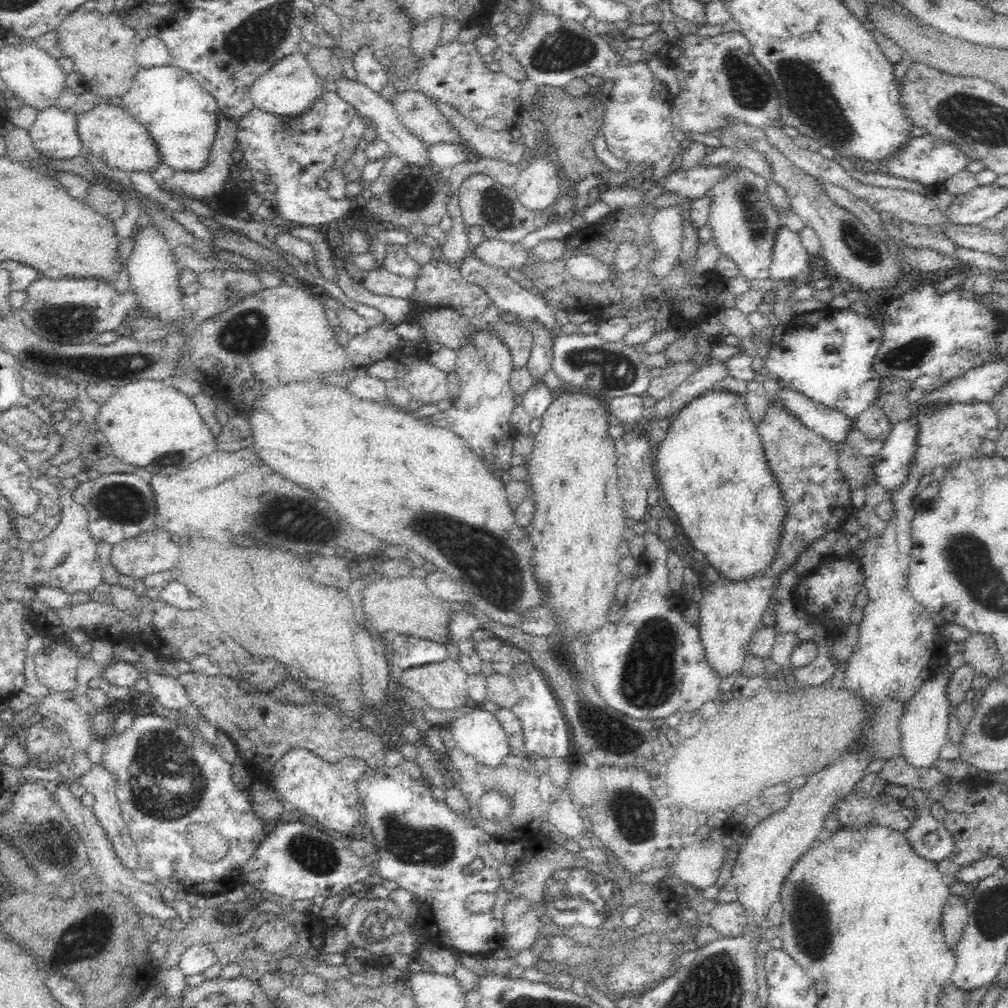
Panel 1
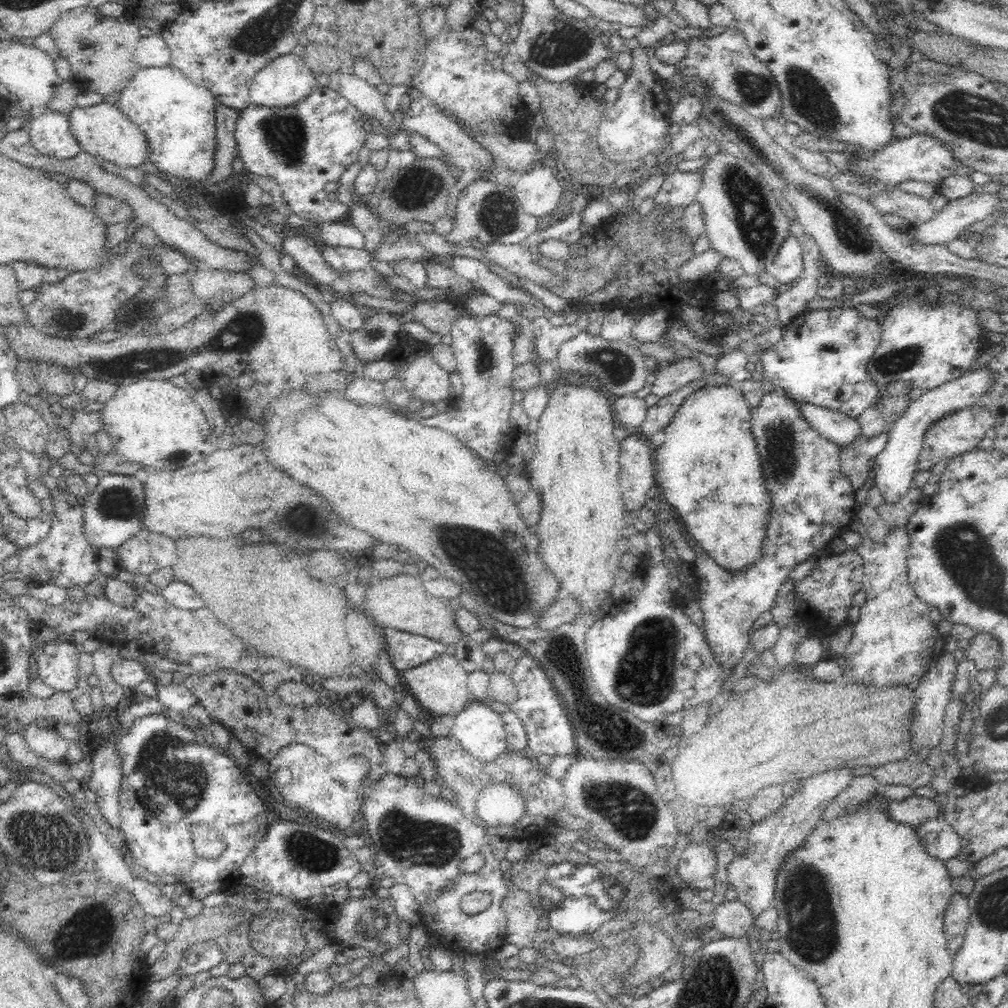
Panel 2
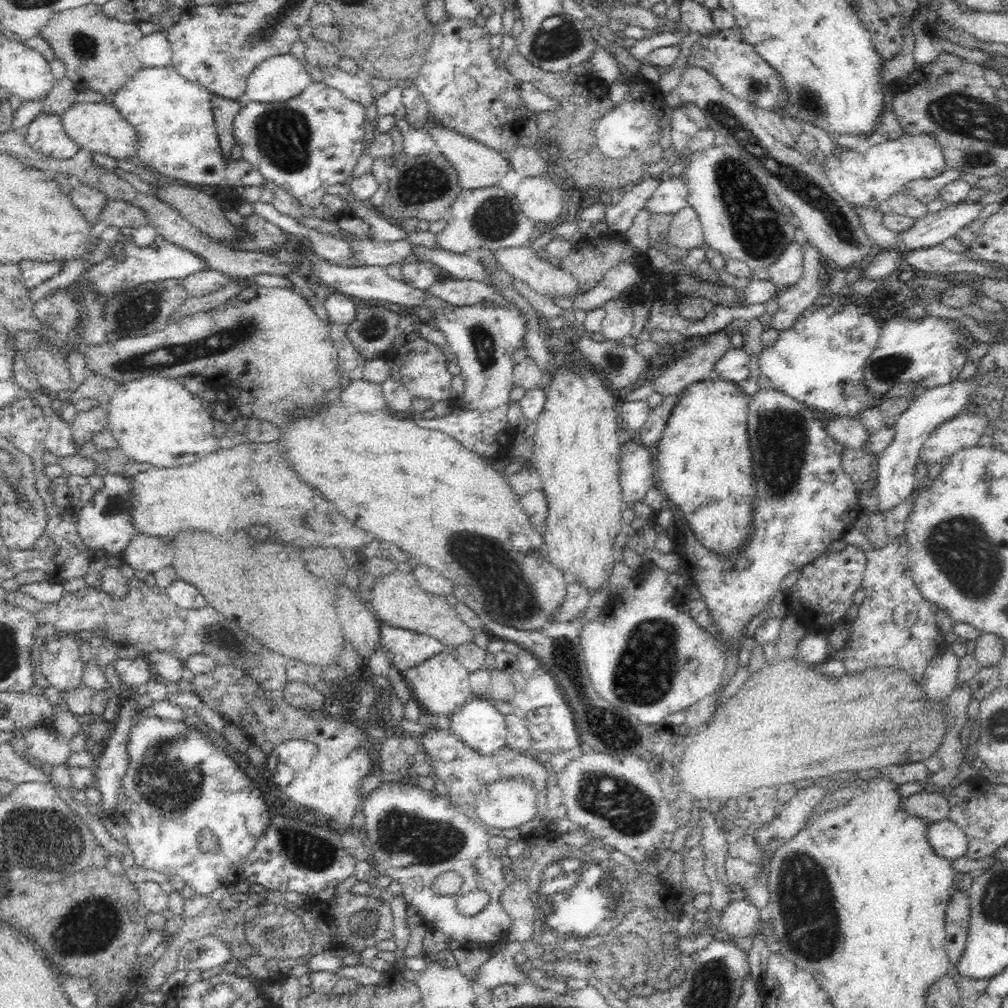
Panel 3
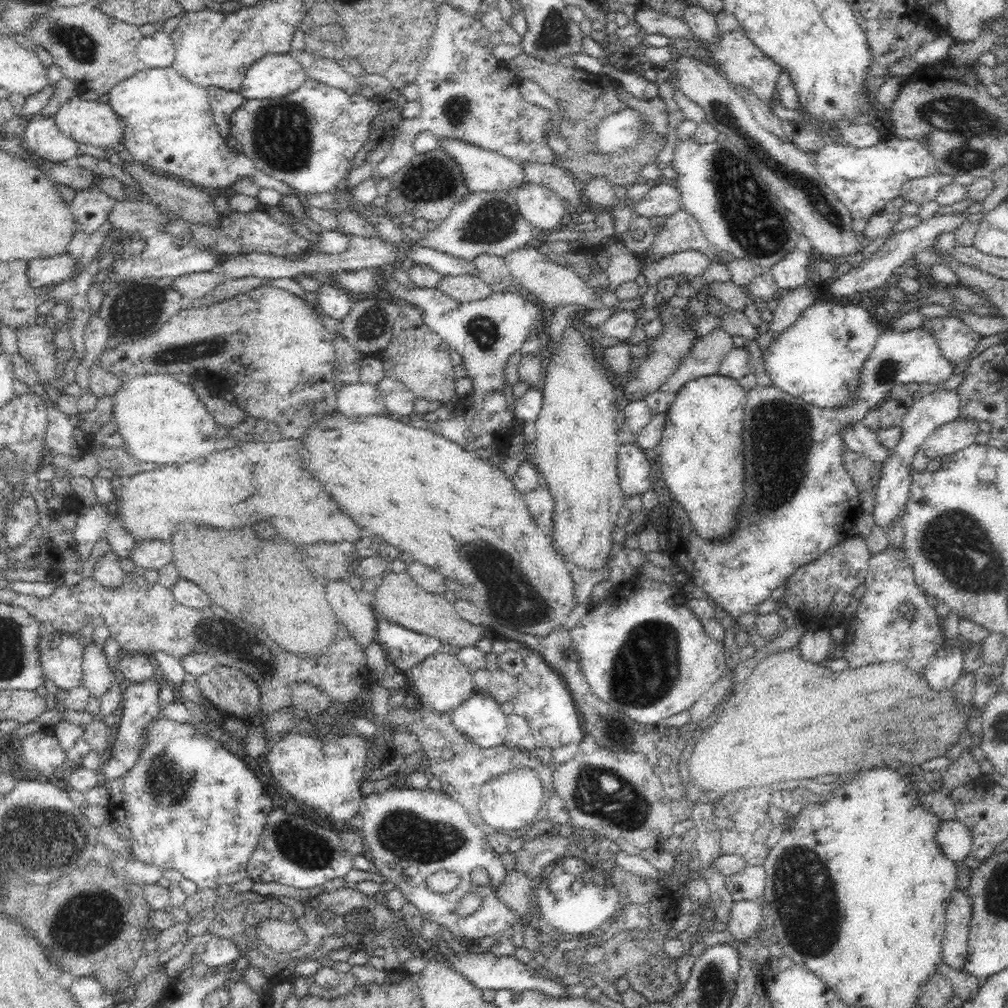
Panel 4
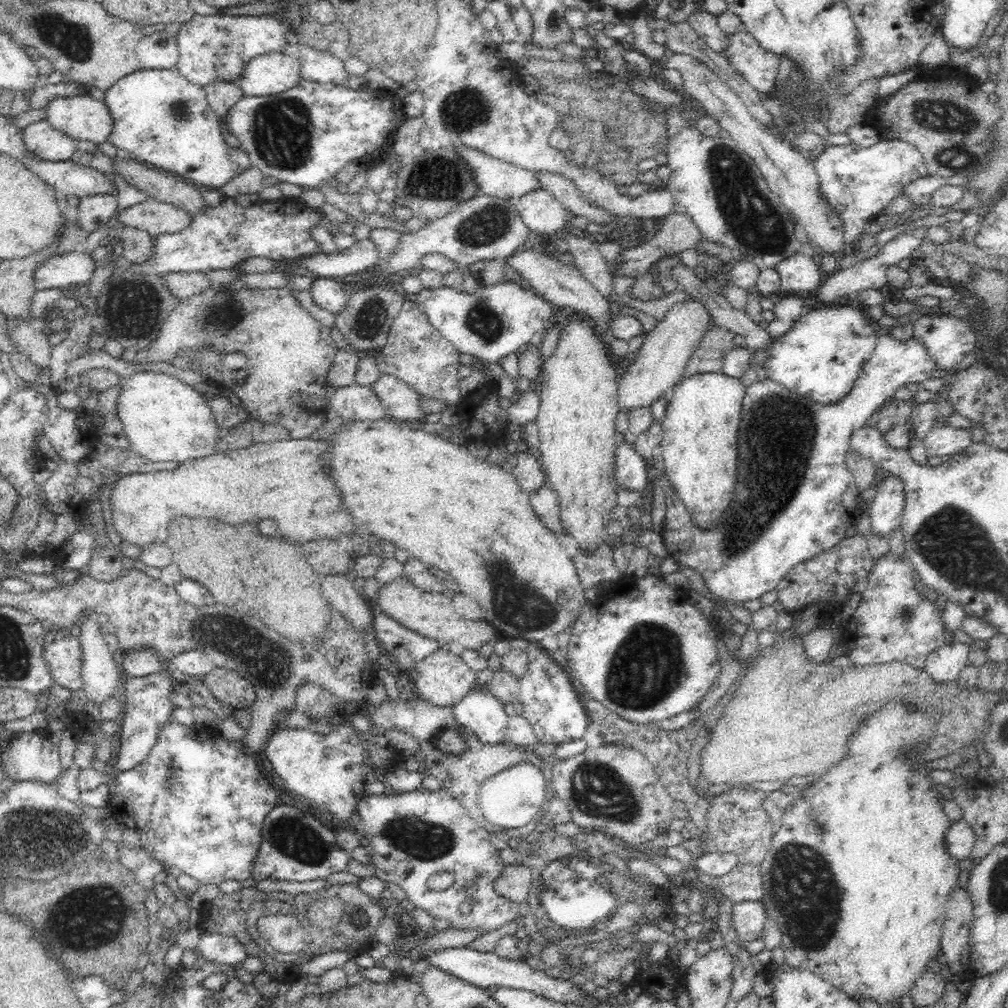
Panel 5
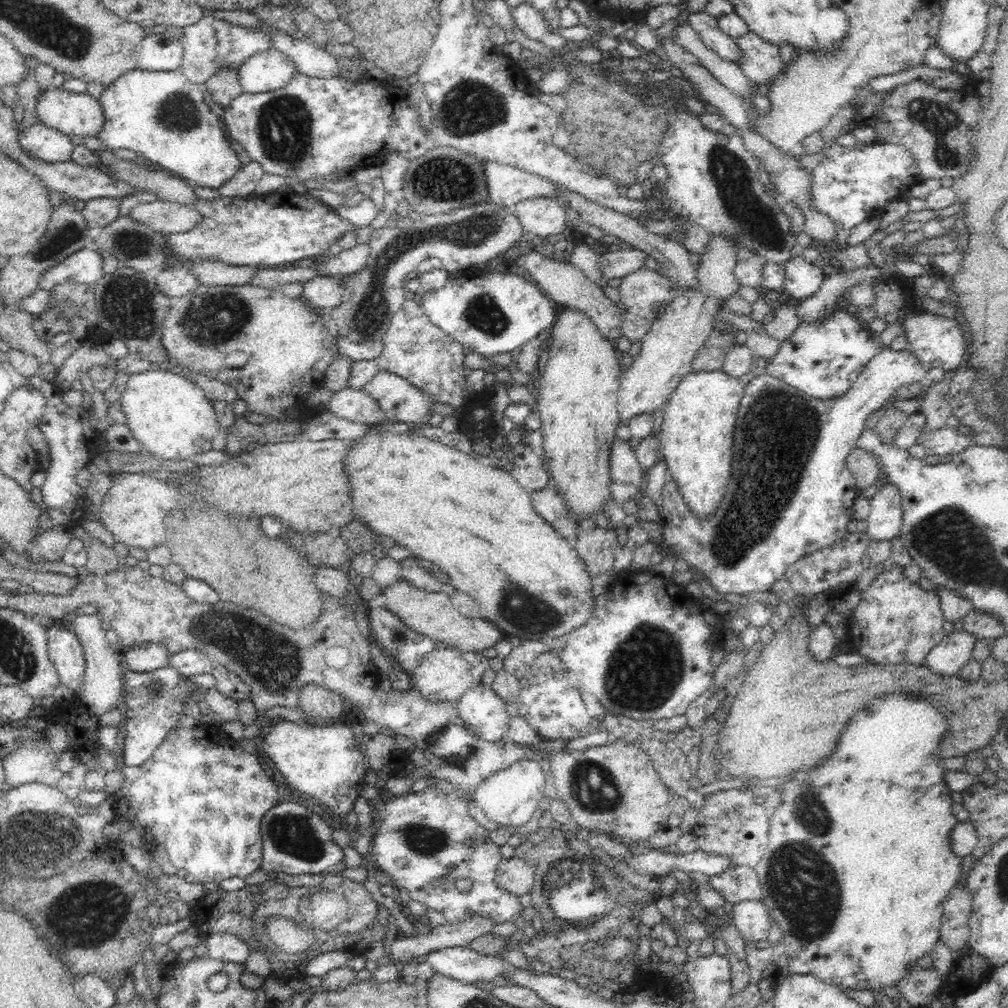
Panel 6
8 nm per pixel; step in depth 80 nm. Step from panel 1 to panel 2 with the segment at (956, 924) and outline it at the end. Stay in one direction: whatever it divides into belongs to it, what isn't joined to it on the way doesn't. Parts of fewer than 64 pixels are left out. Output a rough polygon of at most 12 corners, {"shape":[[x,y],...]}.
{"shape":[[954,893],[946,905],[944,932],[954,954],[966,934],[968,897]]}

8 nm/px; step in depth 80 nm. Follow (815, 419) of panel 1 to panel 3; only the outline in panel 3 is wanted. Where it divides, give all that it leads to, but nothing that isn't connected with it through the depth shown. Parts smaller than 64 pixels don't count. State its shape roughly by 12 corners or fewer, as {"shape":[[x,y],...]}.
{"shape":[[817,411],[843,447],[863,450],[870,435],[857,417]]}

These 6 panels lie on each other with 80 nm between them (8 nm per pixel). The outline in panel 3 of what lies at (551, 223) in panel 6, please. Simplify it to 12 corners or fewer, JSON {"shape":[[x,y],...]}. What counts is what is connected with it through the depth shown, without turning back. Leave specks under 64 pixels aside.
{"shape":[[548,175],[523,179],[514,195],[534,222],[556,224],[564,190]]}

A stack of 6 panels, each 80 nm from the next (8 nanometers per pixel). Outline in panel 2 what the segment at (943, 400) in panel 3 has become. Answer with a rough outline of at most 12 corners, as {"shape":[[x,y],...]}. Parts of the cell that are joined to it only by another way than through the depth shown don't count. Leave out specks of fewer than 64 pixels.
{"shape":[[988,367],[911,402],[873,458],[875,486],[896,504],[910,490],[928,427],[975,405]]}

